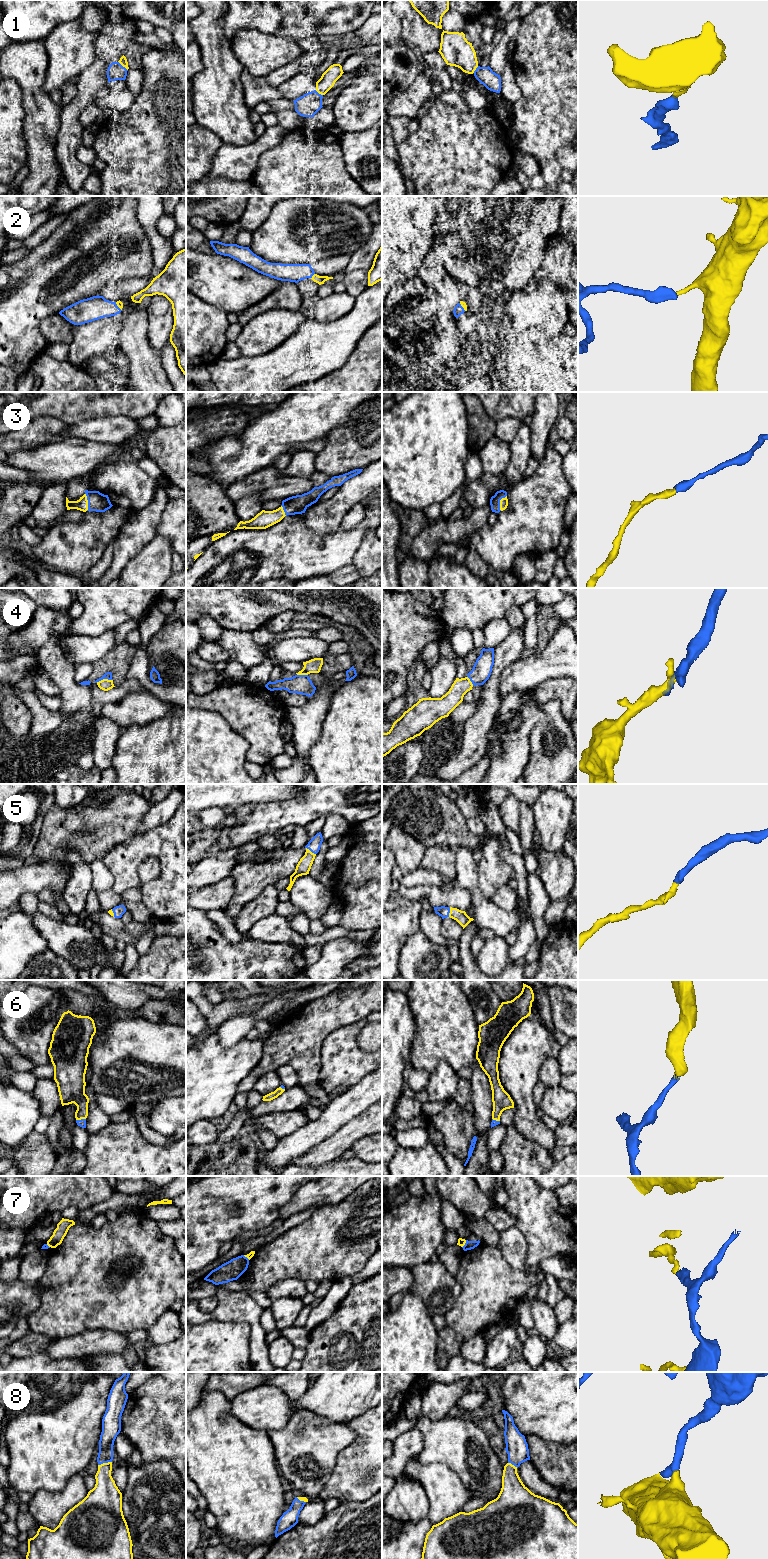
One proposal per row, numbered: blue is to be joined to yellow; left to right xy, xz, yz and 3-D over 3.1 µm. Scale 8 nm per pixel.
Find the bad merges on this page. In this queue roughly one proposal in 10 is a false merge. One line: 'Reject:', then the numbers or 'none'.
Reject: 7

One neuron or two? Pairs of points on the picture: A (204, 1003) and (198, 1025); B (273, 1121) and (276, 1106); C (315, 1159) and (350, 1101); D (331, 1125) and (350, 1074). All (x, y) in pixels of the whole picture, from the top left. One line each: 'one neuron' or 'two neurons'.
A: two neurons
B: two neurons
C: two neurons
D: two neurons

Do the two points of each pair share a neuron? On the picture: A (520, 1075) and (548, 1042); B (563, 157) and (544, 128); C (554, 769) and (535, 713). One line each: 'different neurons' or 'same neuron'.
A: same neuron
B: different neurons
C: different neurons

